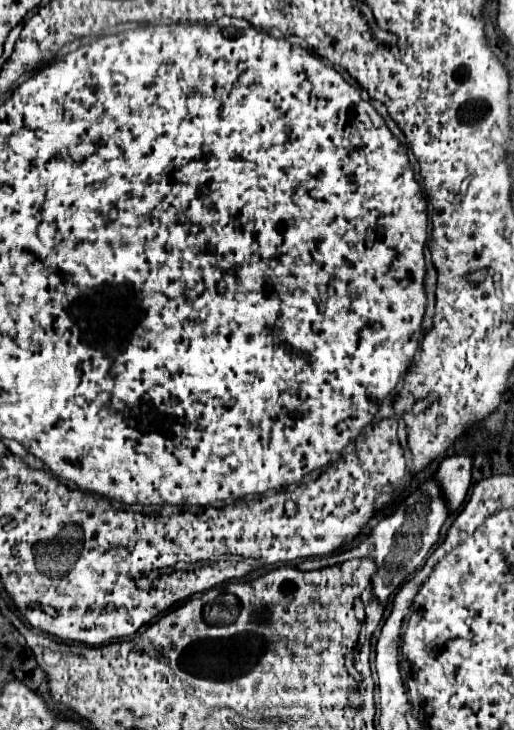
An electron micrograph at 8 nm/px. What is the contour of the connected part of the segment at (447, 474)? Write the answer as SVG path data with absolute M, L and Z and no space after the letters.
M457 453L445 457L437 469L441 489L443 493L447 493L447 501L451 501L451 511L455 511L467 495L467 489L471 485L471 467L471 453Z

